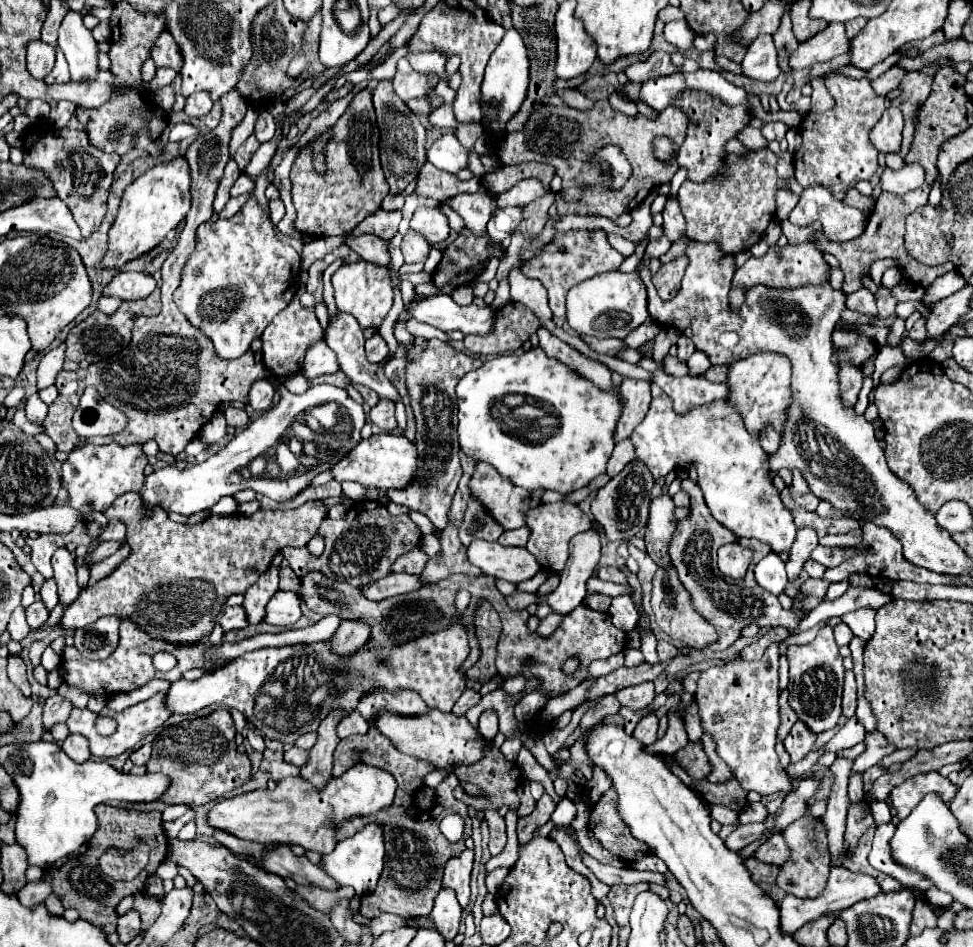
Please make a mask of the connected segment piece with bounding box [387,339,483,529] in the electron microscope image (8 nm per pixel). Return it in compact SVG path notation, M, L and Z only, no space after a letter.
M431 339L427 351L415 359L409 357L409 363L407 363L407 387L411 393L411 407L417 421L415 445L419 445L417 453L419 453L421 465L405 489L389 489L387 493L393 503L401 503L409 509L423 511L437 529L443 529L449 521L447 517L449 505L457 489L457 483L461 479L455 385L465 373L479 369L481 365L483 363L479 357L459 353L439 339Z

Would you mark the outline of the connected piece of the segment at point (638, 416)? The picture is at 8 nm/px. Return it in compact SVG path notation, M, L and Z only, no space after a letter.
M623 379L619 399L621 399L621 417L617 421L617 429L613 435L615 441L627 439L631 431L637 427L637 423L647 415L651 403L649 383L641 379Z

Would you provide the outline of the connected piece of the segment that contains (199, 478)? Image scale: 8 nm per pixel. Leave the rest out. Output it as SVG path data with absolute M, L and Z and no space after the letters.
M269 377L269 381L277 389L277 393L281 395L281 401L279 401L279 405L275 409L267 409L265 415L261 415L259 419L251 421L243 431L239 431L233 437L233 441L229 445L225 445L219 453L215 453L207 461L203 461L199 465L193 465L189 469L177 469L177 467L169 465L169 467L163 467L159 471L153 471L145 479L145 487L141 489L143 501L145 503L151 503L151 505L161 505L165 511L175 511L175 513L181 513L181 515L193 515L193 513L211 509L221 497L235 495L237 491L241 491L241 481L245 485L249 483L249 489L253 489L253 483L257 483L257 479L251 477L243 469L255 457L263 455L265 451L269 451L277 443L281 443L285 439L285 435L287 435L287 429L297 421L299 415L311 411L317 405L329 403L329 401L335 401L337 405L341 405L345 409L345 413L349 415L349 419L351 419L351 425L353 425L353 433L351 433L353 443L351 443L351 447L361 441L359 431L361 431L361 427L365 423L365 411L363 411L363 407L359 403L355 403L349 397L349 393L345 389L339 389L335 385L313 385L303 395L293 395L293 393L287 391L285 385L277 383L275 377Z

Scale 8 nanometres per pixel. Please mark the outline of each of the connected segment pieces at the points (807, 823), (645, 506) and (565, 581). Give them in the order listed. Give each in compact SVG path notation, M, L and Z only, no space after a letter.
M807 813L799 821L791 823L783 831L783 837L789 843L791 857L789 857L789 861L785 861L781 865L781 875L777 877L777 885L783 891L787 891L791 895L797 895L797 897L805 897L805 899L819 897L825 891L827 877L829 877L829 869L831 869L825 825L819 819L815 819L815 817L811 817Z
M635 459L635 461L627 463L621 473L617 473L605 487L601 487L597 491L595 499L591 501L591 513L593 513L593 519L597 521L597 525L601 525L607 539L629 541L645 527L645 523L649 519L649 505L653 501L653 495L651 495L653 485L655 485L655 479L653 479L651 471L645 467L643 461Z
M589 529L569 541L569 561L561 571L561 583L555 591L539 597L537 603L549 603L555 613L569 615L587 595L585 583L595 573L601 559L599 529Z

